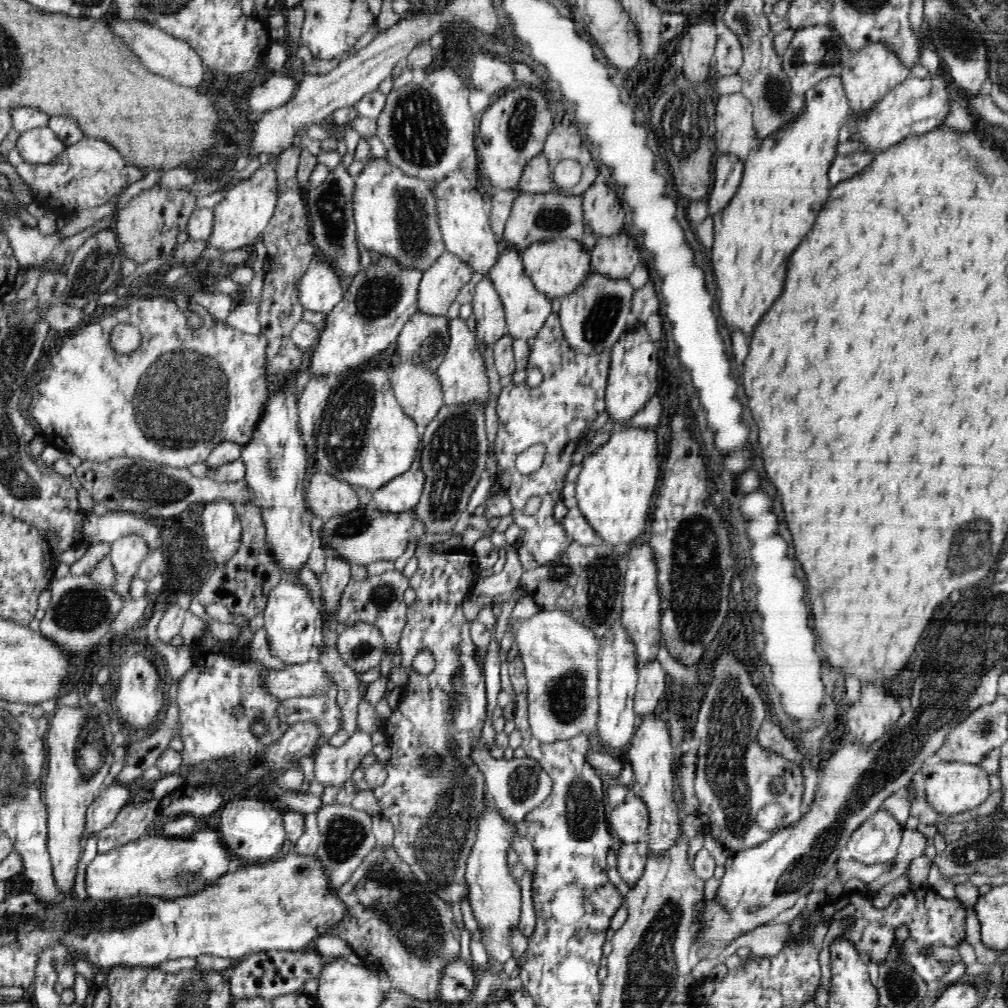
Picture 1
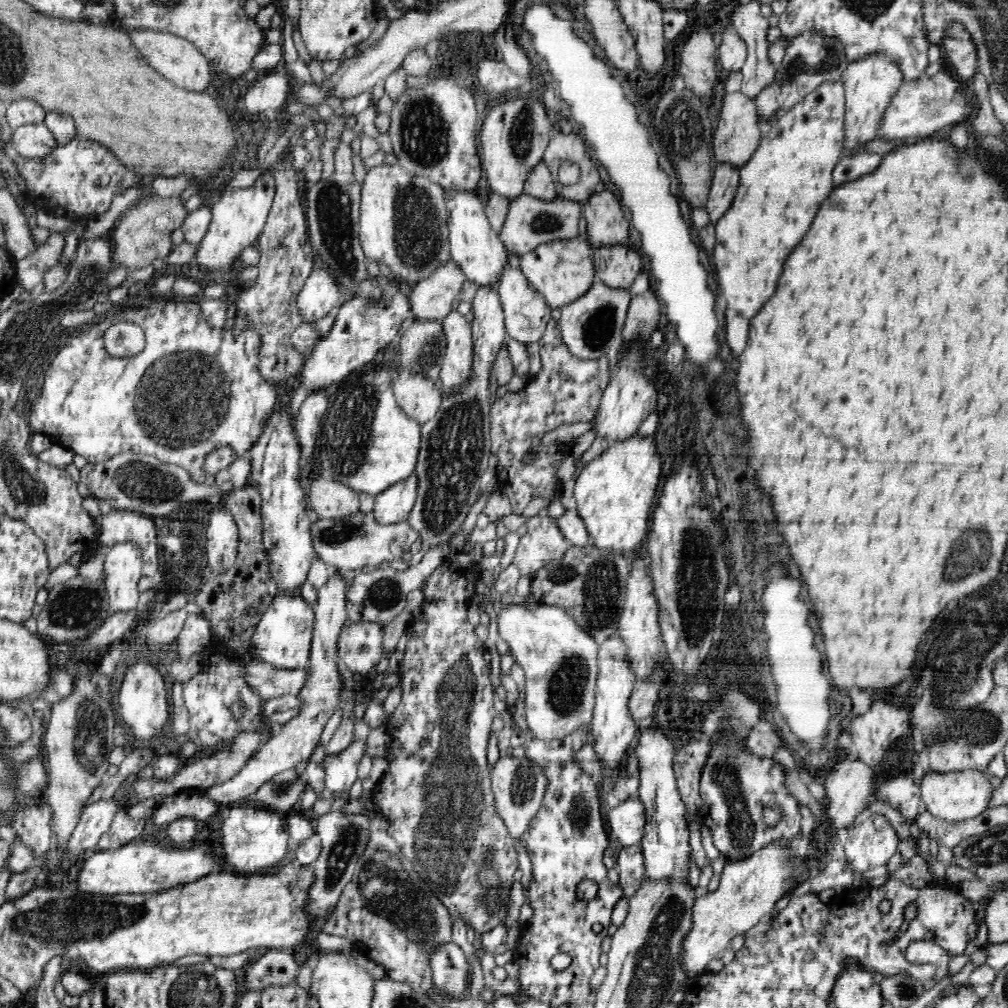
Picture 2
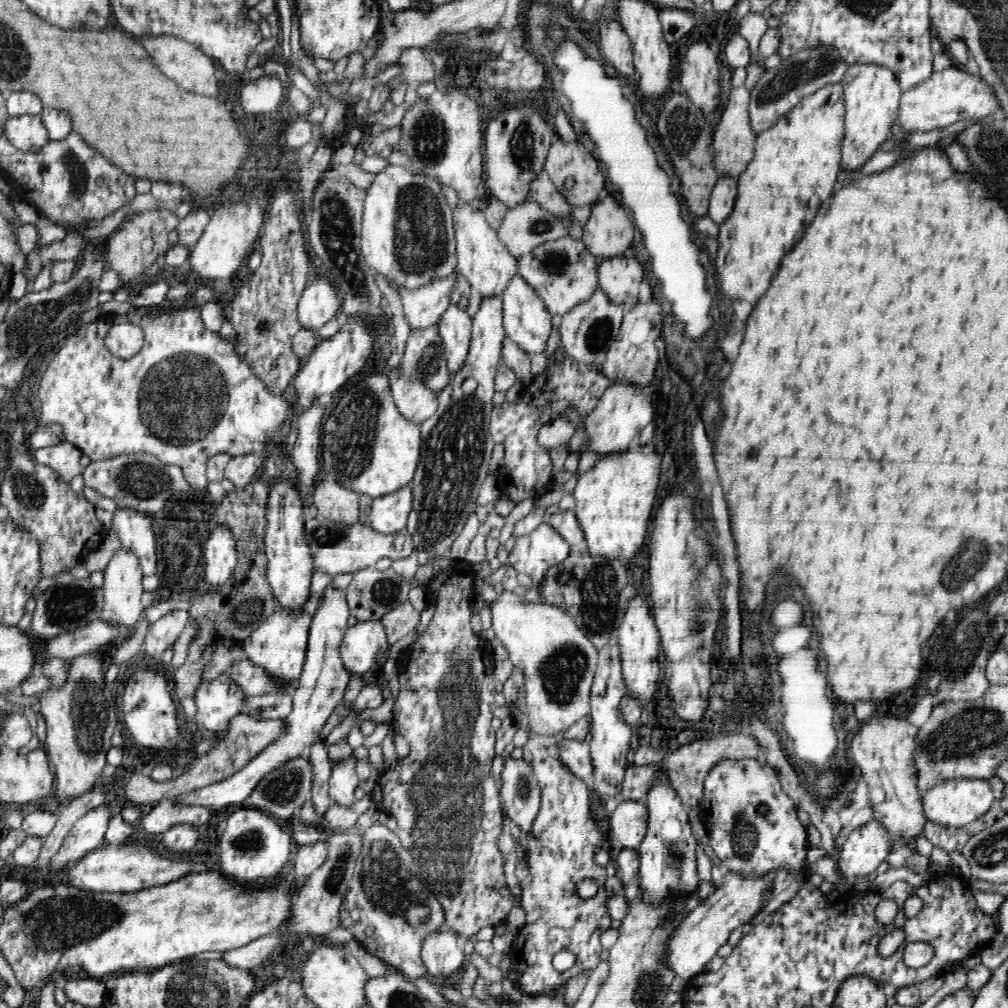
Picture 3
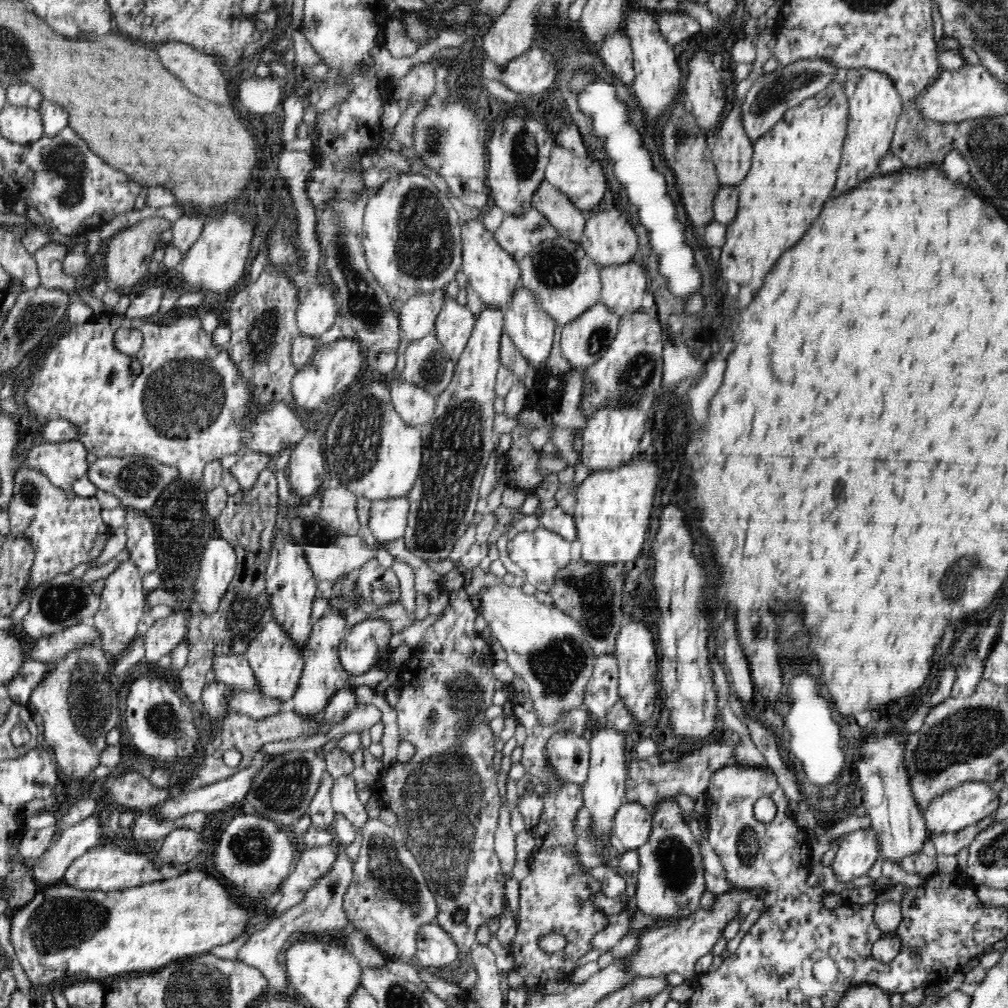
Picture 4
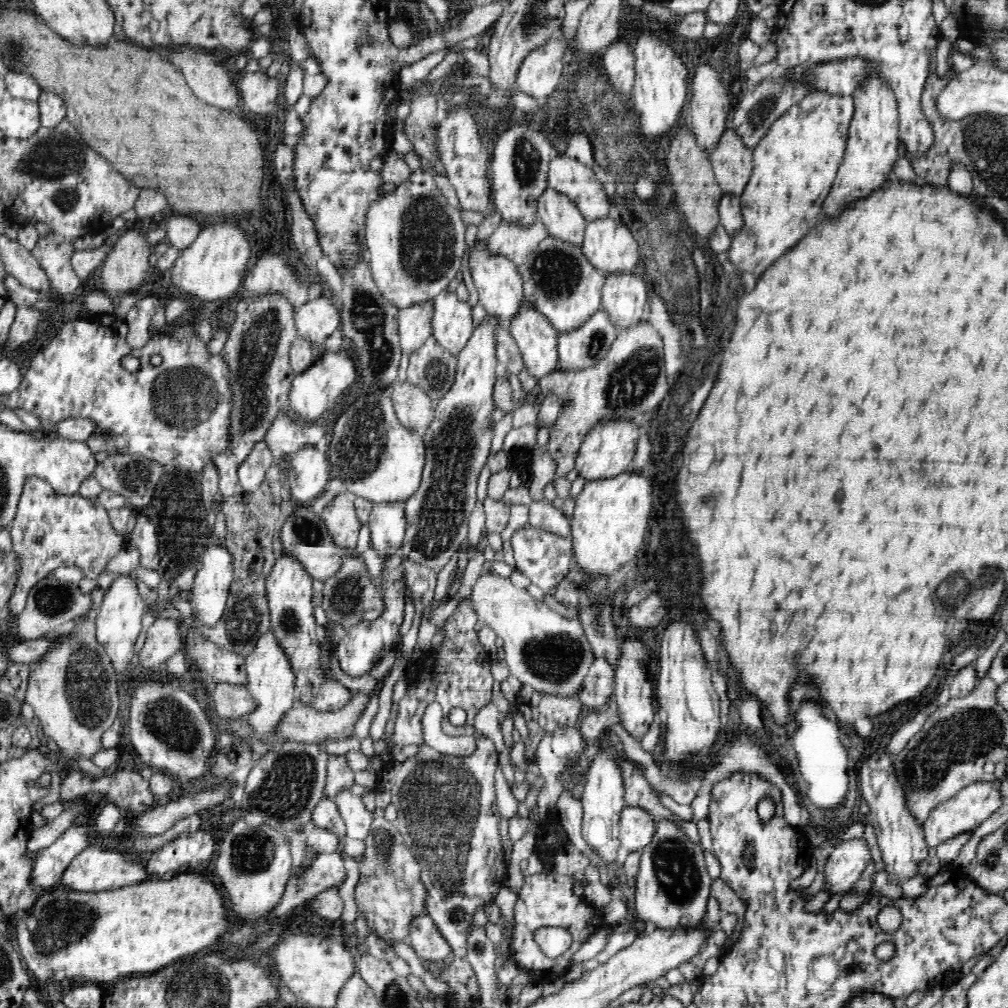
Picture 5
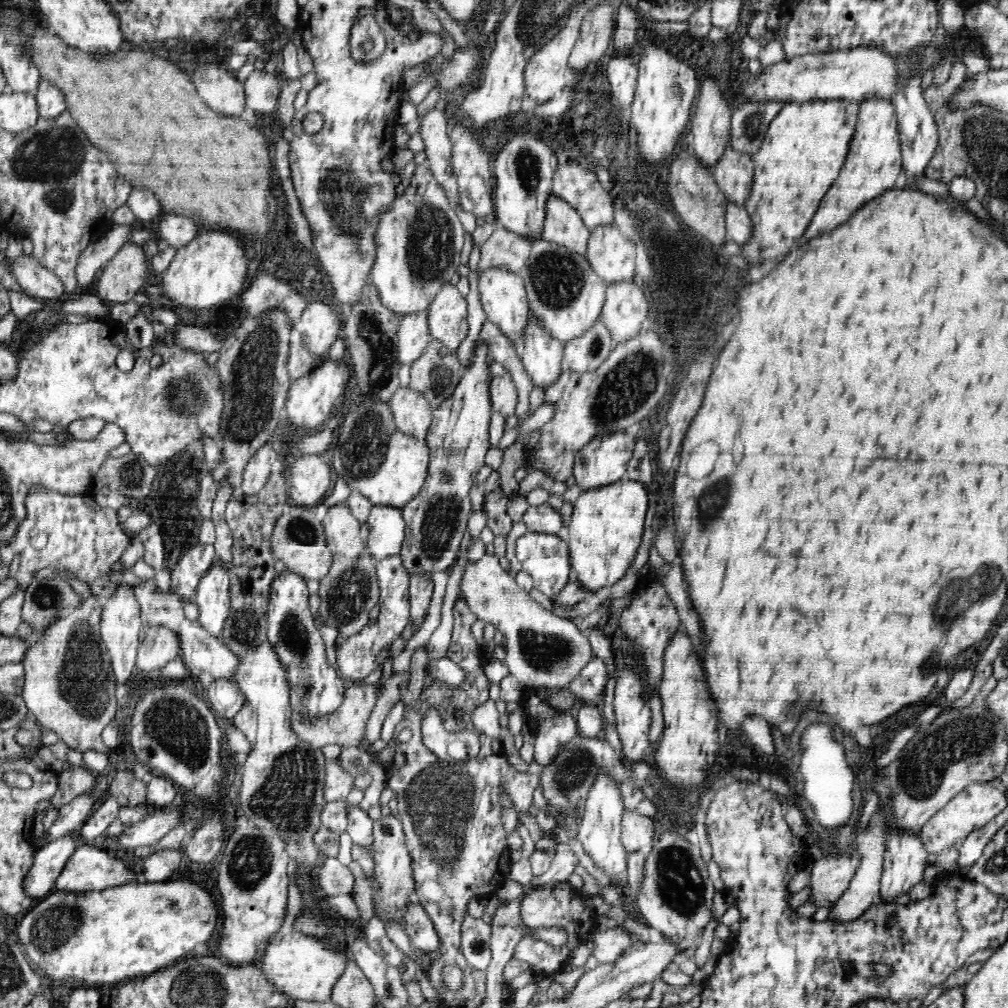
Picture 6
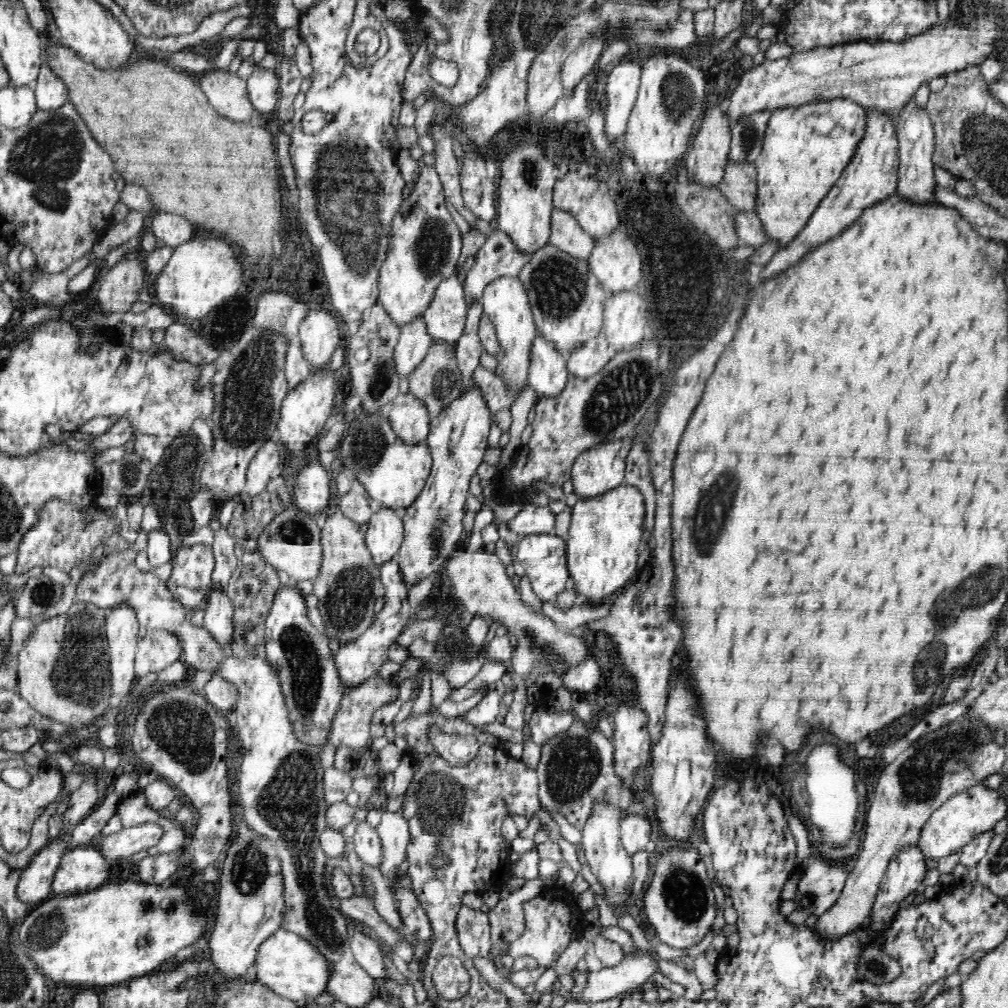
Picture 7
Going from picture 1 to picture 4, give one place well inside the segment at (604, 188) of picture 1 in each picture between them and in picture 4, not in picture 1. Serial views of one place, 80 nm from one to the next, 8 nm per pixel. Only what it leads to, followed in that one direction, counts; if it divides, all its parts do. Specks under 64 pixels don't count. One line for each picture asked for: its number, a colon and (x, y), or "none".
2: (608, 223)
3: (609, 231)
4: (608, 238)

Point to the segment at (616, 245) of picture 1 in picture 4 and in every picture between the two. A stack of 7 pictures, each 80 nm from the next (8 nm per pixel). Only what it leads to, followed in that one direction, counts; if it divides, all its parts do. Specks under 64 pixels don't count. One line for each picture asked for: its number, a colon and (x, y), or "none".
2: (617, 266)
3: (620, 277)
4: (623, 286)

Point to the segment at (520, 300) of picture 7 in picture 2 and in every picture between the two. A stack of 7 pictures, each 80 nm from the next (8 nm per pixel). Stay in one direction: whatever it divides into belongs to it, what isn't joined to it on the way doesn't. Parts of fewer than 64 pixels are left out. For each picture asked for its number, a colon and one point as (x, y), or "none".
2: (475, 247)
3: (488, 265)
4: (494, 274)
5: (499, 284)
6: (502, 293)

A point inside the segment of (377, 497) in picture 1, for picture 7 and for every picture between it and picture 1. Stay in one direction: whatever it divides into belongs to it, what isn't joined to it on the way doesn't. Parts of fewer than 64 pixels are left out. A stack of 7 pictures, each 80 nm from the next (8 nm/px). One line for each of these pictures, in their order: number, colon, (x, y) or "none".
2: (392, 506)
3: (389, 513)
4: (388, 519)
5: (387, 522)
6: (387, 528)
7: (383, 538)

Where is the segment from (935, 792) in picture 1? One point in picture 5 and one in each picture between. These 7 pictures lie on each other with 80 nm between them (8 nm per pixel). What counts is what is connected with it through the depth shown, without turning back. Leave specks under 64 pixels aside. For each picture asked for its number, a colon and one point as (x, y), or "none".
2: (956, 796)
3: (953, 804)
4: (967, 804)
5: (974, 804)

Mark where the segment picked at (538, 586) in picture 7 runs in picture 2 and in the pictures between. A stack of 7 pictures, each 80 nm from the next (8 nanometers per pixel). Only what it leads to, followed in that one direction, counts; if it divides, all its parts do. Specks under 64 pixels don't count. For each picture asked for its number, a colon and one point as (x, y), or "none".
2: (543, 542)
3: (536, 552)
4: (540, 553)
5: (543, 557)
6: (545, 557)

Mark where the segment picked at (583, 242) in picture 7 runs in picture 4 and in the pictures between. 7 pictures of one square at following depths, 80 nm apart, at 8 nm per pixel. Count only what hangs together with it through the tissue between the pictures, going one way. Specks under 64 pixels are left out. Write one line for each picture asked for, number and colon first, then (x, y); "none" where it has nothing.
4: (558, 209)
5: (561, 217)
6: (563, 225)

